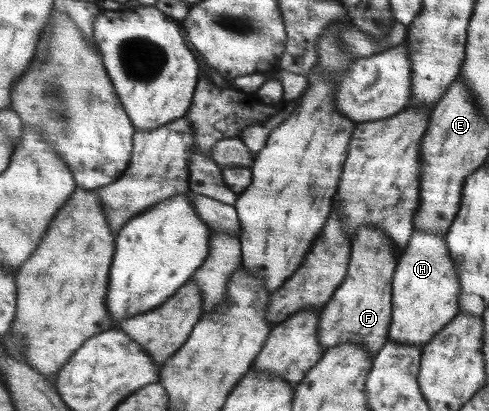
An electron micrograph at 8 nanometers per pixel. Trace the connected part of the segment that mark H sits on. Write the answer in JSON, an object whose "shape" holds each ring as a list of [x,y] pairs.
{"shape":[[[415,230],[399,256],[392,281],[392,324],[388,340],[424,346],[459,315],[459,271],[449,256],[446,235]]]}

